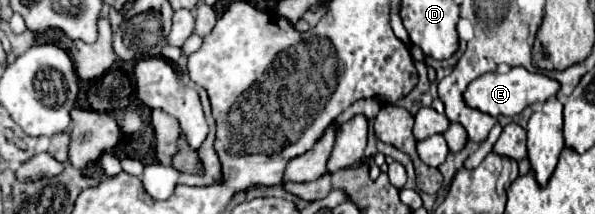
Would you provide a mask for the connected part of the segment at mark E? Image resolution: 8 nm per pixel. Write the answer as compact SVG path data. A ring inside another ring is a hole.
M511 67L507 71L493 71L485 73L479 79L475 79L467 91L465 91L465 101L469 107L479 109L483 113L489 113L493 117L497 115L519 115L525 107L533 103L543 103L551 97L555 97L561 89L561 83L557 79L551 79L543 73L529 73L525 67Z

